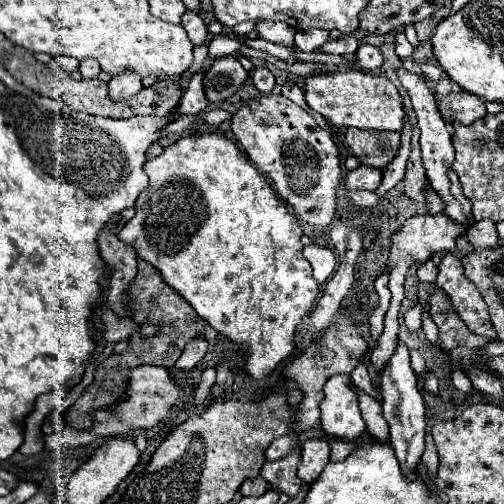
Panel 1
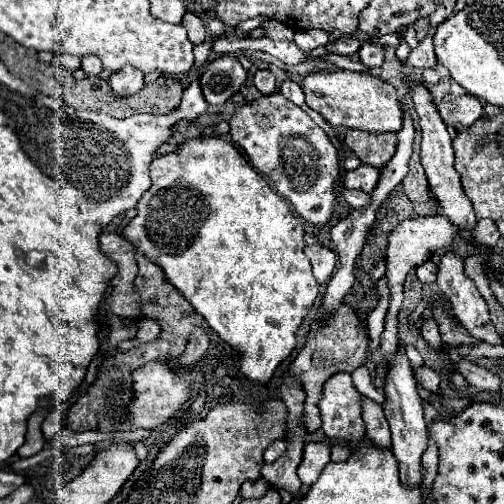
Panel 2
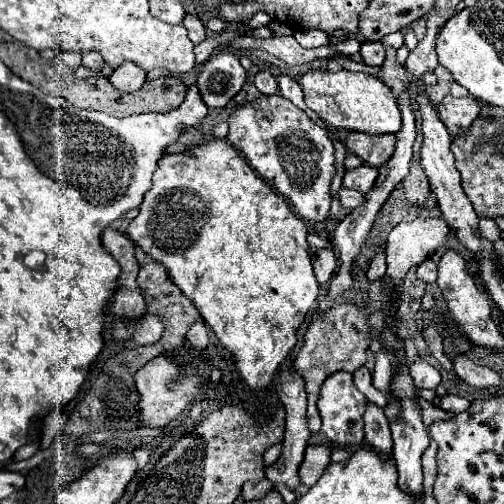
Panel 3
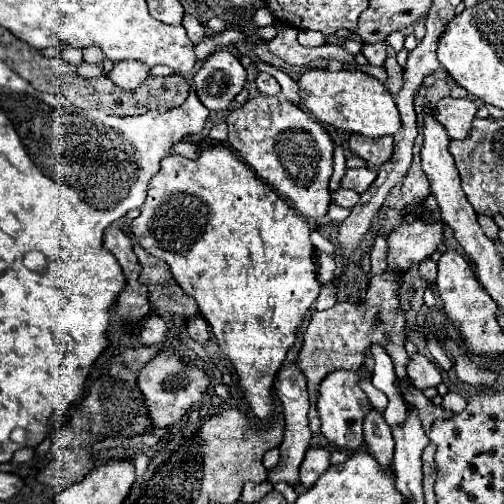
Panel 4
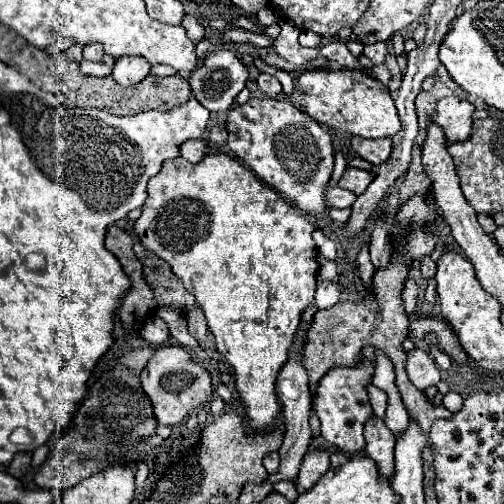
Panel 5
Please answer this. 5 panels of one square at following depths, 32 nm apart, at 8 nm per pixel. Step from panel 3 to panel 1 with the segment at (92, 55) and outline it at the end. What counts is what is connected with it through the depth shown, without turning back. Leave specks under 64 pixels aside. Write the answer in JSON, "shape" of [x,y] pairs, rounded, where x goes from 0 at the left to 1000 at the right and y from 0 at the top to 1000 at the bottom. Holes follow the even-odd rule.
{"shape":[[[167,119],[167,123],[159,123],[159,135],[155,139],[163,143],[163,155],[167,159],[194,155],[194,147],[198,147],[198,131],[190,127],[190,119]]]}

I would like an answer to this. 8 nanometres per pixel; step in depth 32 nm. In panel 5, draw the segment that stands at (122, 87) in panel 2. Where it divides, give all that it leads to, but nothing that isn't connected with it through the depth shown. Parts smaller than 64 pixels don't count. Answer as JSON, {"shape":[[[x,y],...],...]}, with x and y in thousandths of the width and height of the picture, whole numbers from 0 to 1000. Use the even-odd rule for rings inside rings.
{"shape":[[[238,115],[230,119],[226,135],[222,135],[222,155],[246,171],[246,175],[262,175],[274,163],[282,163],[298,143],[298,127],[290,119],[278,115]]]}

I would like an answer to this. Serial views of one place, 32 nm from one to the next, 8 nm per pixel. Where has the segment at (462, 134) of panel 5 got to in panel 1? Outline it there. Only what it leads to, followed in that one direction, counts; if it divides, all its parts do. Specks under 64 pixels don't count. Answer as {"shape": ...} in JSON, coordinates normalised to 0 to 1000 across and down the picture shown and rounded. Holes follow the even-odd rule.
{"shape":[[[925,179],[885,187],[877,194],[877,210],[869,206],[869,214],[877,214],[873,222],[885,242],[913,242],[925,250],[964,226],[960,198],[940,187],[929,187]]]}

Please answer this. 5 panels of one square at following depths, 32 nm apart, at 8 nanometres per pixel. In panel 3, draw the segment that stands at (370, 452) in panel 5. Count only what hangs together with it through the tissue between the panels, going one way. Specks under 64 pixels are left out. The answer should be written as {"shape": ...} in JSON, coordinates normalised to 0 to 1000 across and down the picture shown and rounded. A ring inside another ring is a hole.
{"shape":[[[726,798],[726,817],[722,817],[722,861],[726,861],[726,877],[754,897],[754,905],[762,909],[766,901],[774,901],[778,893],[778,869],[774,869],[774,845],[770,833],[762,825],[762,813],[754,806],[746,806],[742,798]]]}

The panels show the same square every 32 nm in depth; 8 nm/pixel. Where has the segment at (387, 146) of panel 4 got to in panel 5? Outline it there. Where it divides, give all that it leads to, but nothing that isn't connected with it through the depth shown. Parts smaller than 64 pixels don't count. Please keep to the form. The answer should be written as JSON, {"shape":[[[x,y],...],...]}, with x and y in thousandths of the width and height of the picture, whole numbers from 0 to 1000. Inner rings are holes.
{"shape":[[[698,270],[694,278],[698,298],[722,313],[726,321],[734,321],[738,329],[754,329],[758,321],[766,321],[778,306],[778,274],[714,274],[714,270]]]}

